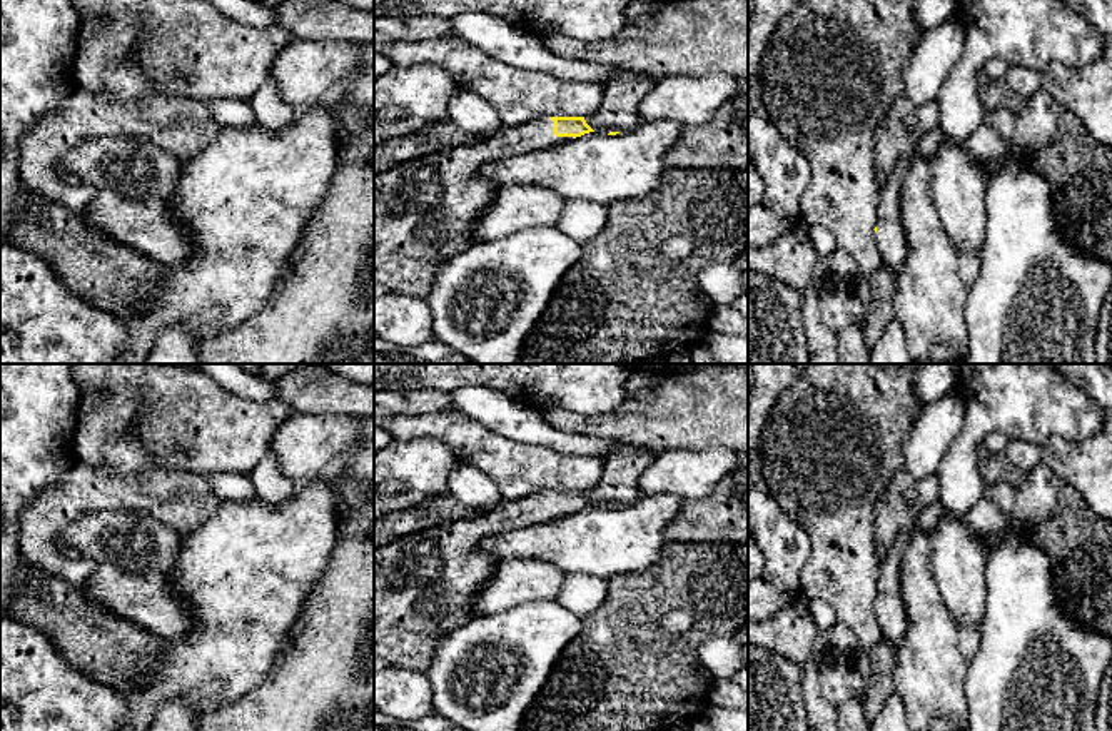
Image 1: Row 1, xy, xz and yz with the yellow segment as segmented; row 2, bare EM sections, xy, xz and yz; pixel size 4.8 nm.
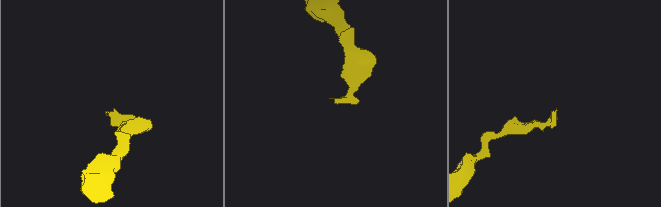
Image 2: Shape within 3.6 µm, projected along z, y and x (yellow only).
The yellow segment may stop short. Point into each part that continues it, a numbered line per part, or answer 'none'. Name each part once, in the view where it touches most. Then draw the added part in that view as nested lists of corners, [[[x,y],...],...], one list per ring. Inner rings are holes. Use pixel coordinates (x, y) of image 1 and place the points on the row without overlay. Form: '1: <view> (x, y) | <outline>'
1: xz (424, 584) | [[[539,492],[518,501],[503,499],[474,517],[421,529],[374,547],[374,671],[404,666],[426,674],[439,641],[479,616],[474,599],[499,562],[478,544],[509,529],[531,527],[566,514],[573,511],[556,511],[554,496]]]

